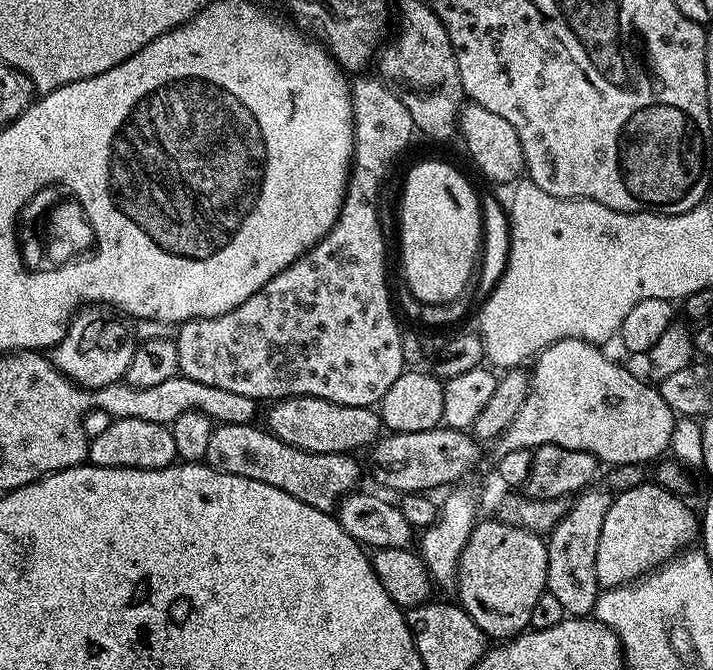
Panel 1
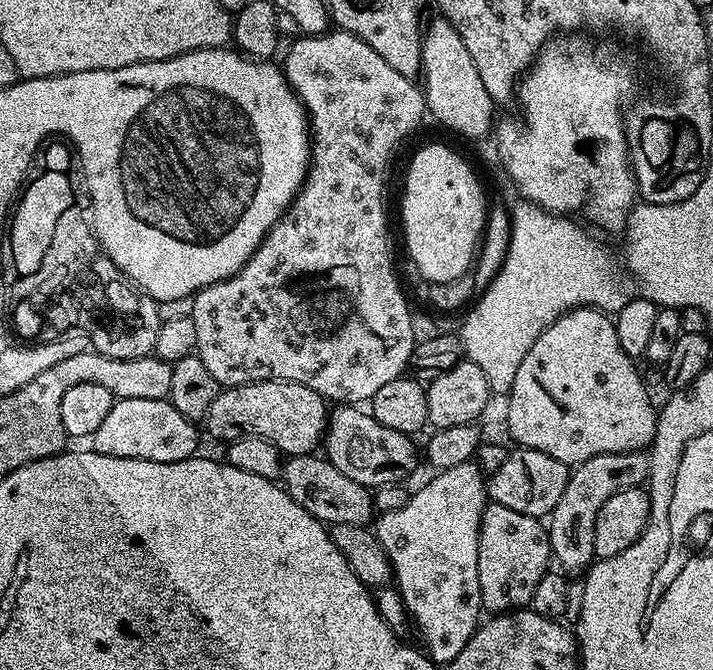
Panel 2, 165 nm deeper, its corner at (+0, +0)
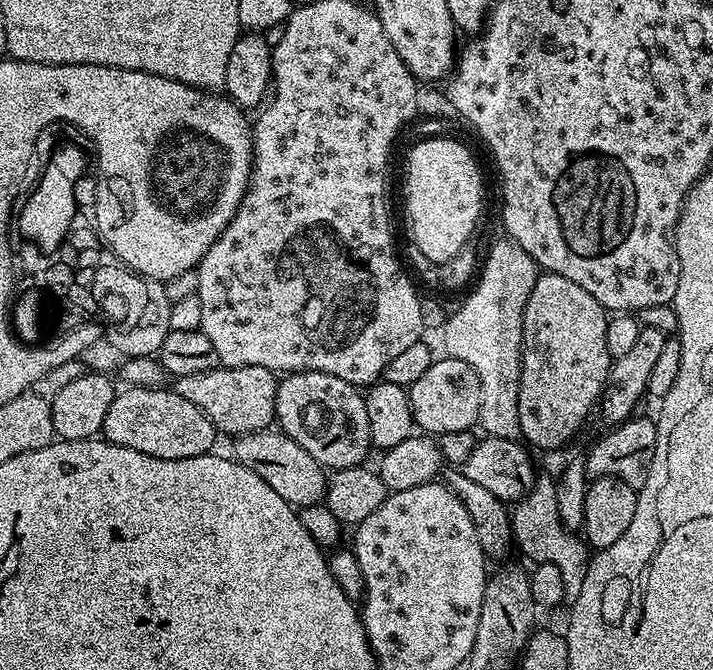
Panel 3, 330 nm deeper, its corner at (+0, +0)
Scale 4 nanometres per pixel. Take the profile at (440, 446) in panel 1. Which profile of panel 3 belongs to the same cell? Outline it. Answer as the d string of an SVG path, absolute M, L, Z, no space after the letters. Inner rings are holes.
M294 372L285 375L276 386L276 418L275 423L291 436L310 458L314 458L328 470L338 468L354 468L365 463L368 448L372 444L370 438L370 422L366 418L366 402L361 389L350 382L342 382L342 378L334 378L334 374L325 372Z

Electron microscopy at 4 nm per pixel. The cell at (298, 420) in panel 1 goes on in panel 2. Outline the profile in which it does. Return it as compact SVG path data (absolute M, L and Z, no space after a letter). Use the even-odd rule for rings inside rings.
M263 380L221 390L218 398L210 402L210 410L204 416L203 423L208 424L210 435L217 436L223 442L241 440L244 435L257 436L279 448L285 457L306 456L321 447L329 415L330 408L324 397L310 390L310 386L291 384L285 380Z

